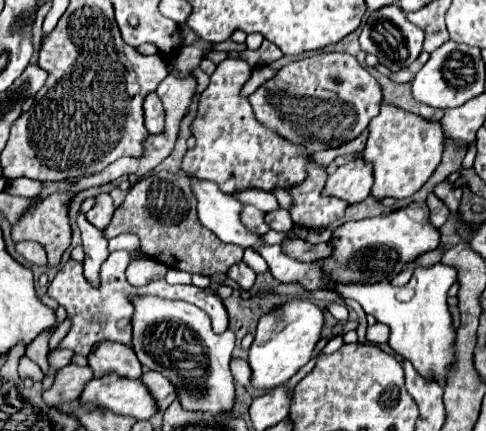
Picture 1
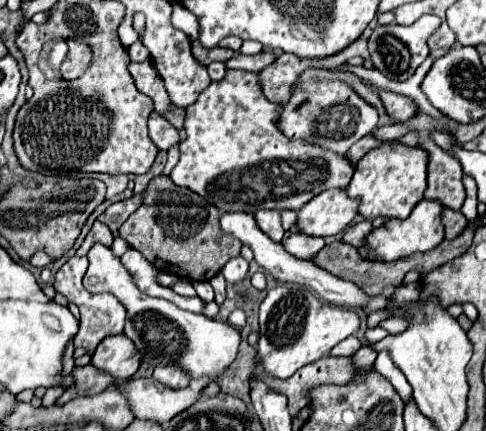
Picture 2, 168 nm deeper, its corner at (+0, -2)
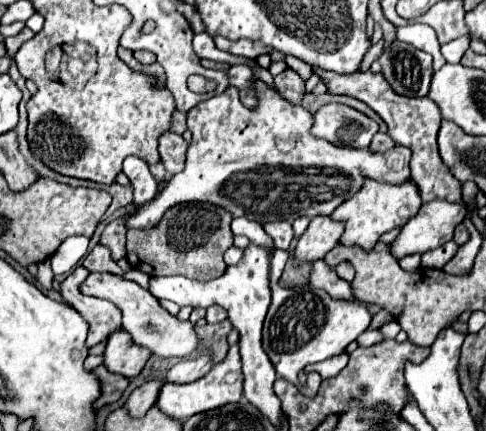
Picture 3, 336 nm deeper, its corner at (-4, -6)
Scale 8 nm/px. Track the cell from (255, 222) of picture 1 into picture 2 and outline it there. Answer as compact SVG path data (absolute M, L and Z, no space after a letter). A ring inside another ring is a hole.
M260 210L256 212L256 224L264 234L268 234L274 242L280 242L284 236L284 228L280 222L280 212L278 210Z

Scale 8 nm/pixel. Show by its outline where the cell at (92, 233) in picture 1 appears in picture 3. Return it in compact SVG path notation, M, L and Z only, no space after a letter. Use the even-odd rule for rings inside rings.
M92 272L86 278L86 282L80 286L80 290L88 296L96 296L96 298L104 298L104 300L114 302L124 314L124 318L122 318L124 330L130 332L132 340L138 346L148 348L154 356L160 356L160 358L188 358L188 356L192 356L194 352L198 352L202 348L202 340L196 334L196 324L192 324L190 320L180 320L174 314L170 314L168 310L164 310L156 296L152 296L146 288L142 288L140 284L136 284L132 280L124 280L118 274Z

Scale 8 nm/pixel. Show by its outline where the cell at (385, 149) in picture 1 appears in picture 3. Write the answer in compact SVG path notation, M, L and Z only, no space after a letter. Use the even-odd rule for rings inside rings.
M364 178L364 186L352 198L348 198L340 208L336 208L332 212L332 218L346 222L346 230L340 238L342 244L346 246L358 244L364 250L370 250L384 232L402 228L410 218L414 218L420 206L422 206L422 198L418 186L412 180L404 184L388 184L388 182L376 182L372 178Z

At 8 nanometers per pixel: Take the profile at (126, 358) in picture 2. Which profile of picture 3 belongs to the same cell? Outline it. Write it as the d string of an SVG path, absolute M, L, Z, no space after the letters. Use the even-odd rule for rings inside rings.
M126 330L114 332L106 342L104 366L114 374L134 378L142 372L148 358L150 352L142 346L136 346L136 342L132 342L132 336Z

